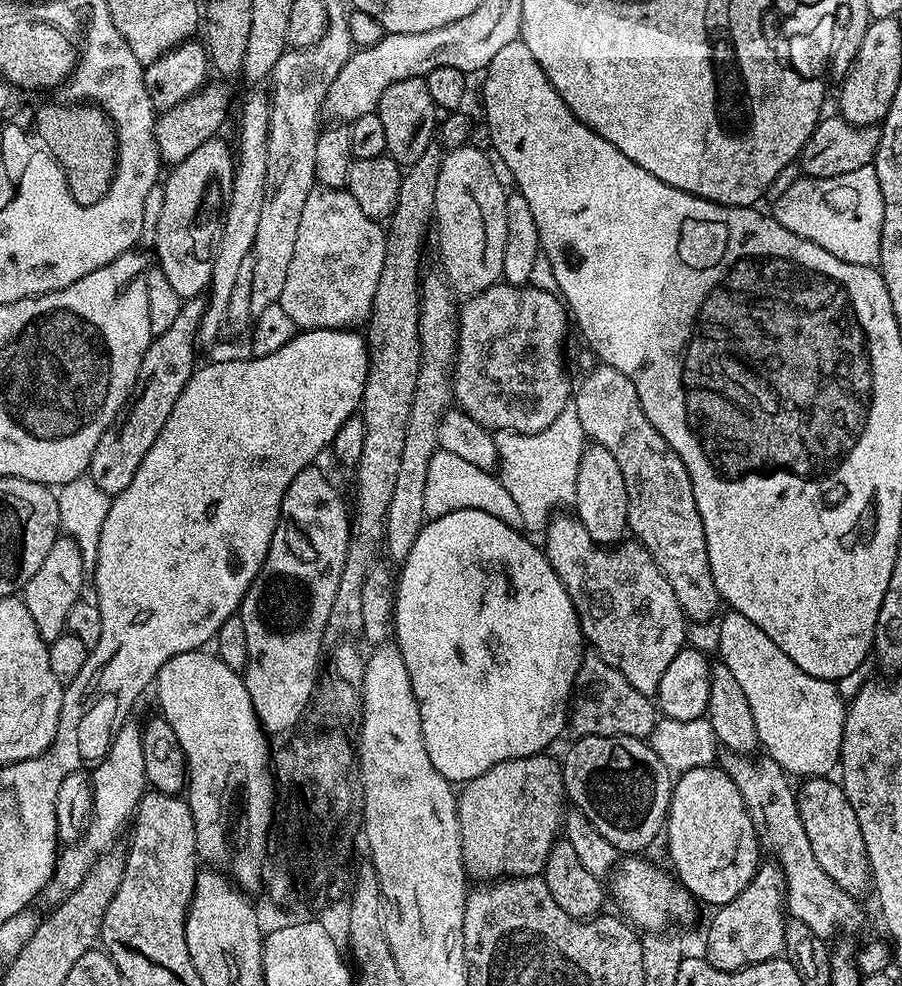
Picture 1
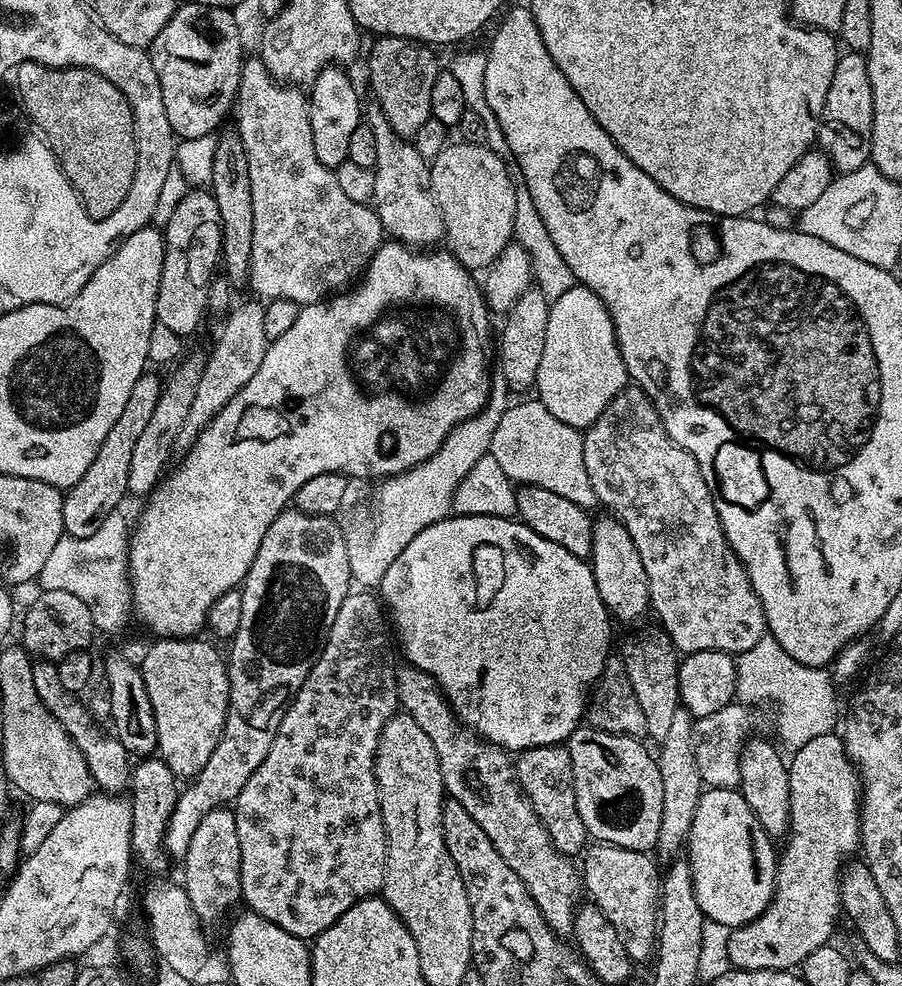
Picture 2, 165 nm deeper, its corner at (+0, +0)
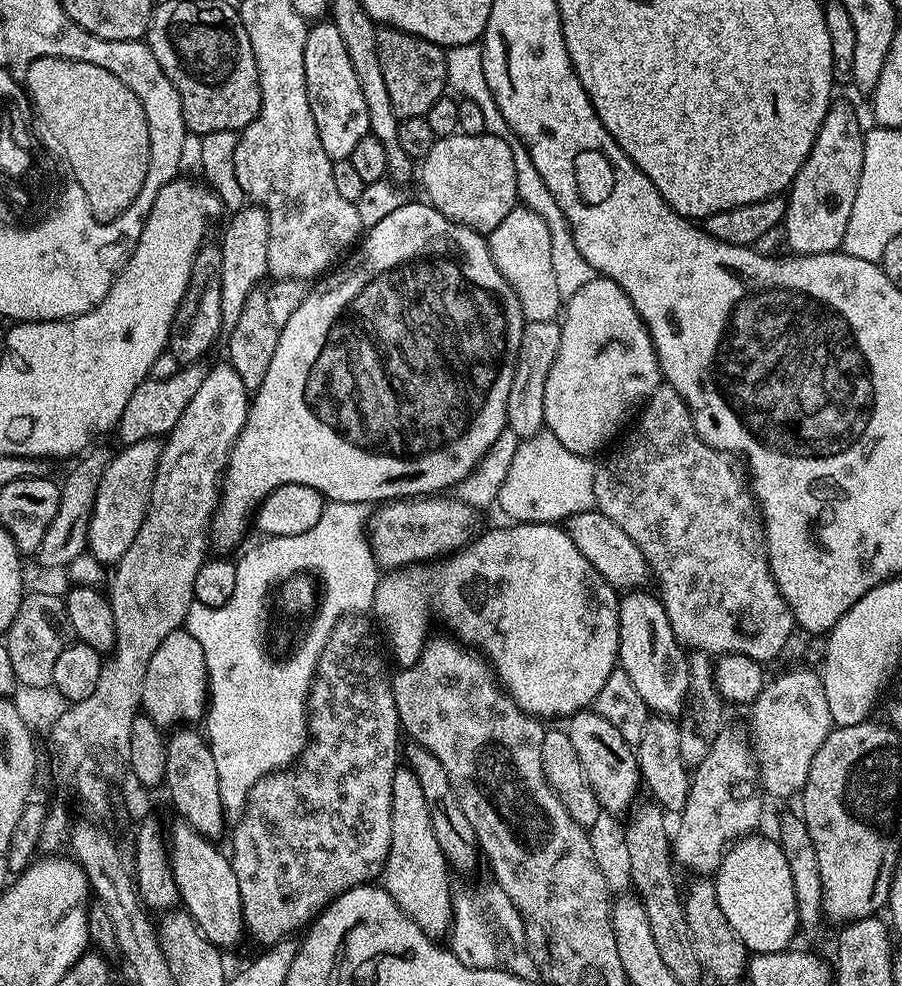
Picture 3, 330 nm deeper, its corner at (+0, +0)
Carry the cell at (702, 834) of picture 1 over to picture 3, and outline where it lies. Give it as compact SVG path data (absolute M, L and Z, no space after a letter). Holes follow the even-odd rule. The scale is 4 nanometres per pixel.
M749 834L737 841L724 853L720 869L714 874L718 906L722 906L722 914L726 914L726 922L734 926L734 934L742 938L749 953L782 952L788 944L798 936L798 910L794 902L794 878L790 878L790 866L786 862L786 854L780 849L775 839L767 840L761 834Z

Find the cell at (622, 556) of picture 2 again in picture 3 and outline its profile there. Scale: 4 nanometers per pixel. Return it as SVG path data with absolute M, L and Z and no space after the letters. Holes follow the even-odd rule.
M632 590L619 597L618 634L620 635L619 667L630 674L630 682L638 689L642 702L653 713L676 718L684 711L684 701L688 699L688 657L683 644L678 642L674 630L670 626L670 618L666 614L664 604L659 595L648 593L648 590Z

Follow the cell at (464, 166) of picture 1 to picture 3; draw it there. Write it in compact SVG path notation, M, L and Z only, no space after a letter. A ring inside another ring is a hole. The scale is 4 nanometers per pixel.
M459 134L455 136L441 136L436 139L434 146L430 146L430 154L426 154L422 163L418 168L418 180L424 183L424 192L426 195L427 203L431 204L432 207L437 208L442 215L446 218L450 218L455 222L455 224L463 224L466 228L472 228L475 232L481 234L489 234L494 230L496 226L508 214L511 212L512 208L515 208L518 204L516 198L516 183L514 182L514 158L510 155L510 146L502 138L494 137L489 134L482 136L461 136Z

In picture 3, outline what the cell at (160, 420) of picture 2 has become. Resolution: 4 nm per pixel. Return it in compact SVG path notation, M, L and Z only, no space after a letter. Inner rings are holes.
M159 439L125 444L119 449L121 452L117 456L115 453L108 461L106 470L102 474L102 482L98 482L98 494L94 498L94 510L88 523L87 546L87 551L93 559L99 560L104 566L119 564L122 554L126 554L126 550L130 550L130 542L134 542L134 538L138 538L138 530L142 530L142 522L146 518L148 503L152 497L154 474L158 470L161 447Z

